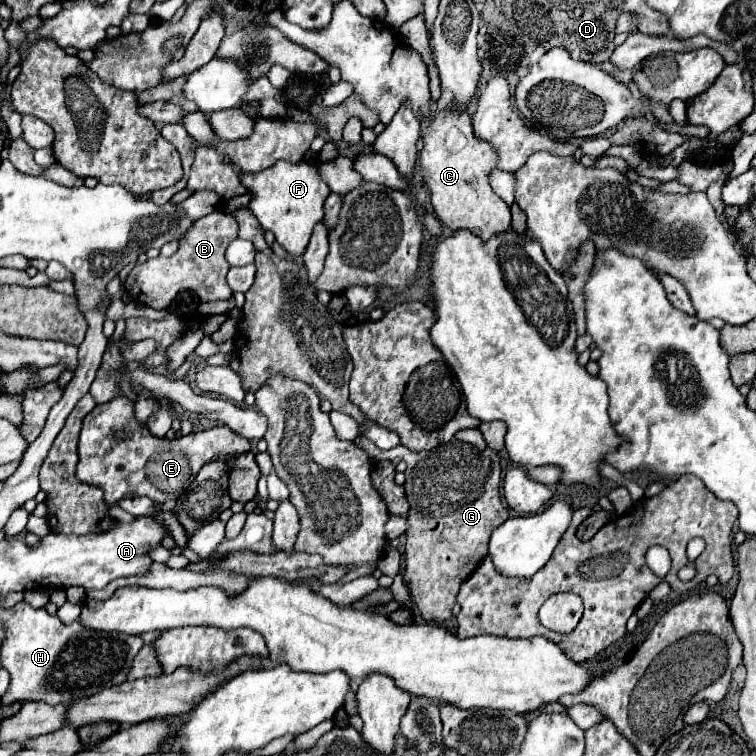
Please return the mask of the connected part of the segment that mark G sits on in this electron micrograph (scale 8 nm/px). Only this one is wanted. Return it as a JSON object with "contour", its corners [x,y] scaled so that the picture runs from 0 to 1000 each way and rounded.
{"contour":[[[484,578],[470,581],[468,586],[483,595],[493,612],[507,608],[533,607],[538,612],[536,620],[536,652],[544,668],[541,676],[541,702],[538,702],[538,721],[536,721],[536,774],[544,782],[546,795],[554,803],[554,811],[562,821],[591,821],[597,819],[597,808],[602,800],[604,782],[610,771],[639,745],[644,737],[644,718],[649,702],[673,687],[673,673],[663,663],[663,612],[655,597],[642,594],[634,597],[618,586],[607,586],[597,581],[589,589],[581,589],[570,597],[538,597],[538,591],[528,589],[522,594],[504,595]]]}

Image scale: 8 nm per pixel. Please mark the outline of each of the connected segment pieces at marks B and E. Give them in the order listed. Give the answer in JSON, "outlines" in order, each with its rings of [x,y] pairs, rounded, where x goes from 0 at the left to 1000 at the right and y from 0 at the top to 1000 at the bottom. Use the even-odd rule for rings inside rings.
{"outlines":[[[[282,279],[269,290],[261,290],[258,298],[245,308],[237,321],[237,329],[229,340],[205,340],[192,348],[181,348],[171,361],[171,388],[181,401],[189,401],[202,409],[221,409],[238,385],[255,382],[266,398],[303,396],[308,388],[300,377],[303,348],[298,345],[300,324],[313,313],[313,292],[295,282]]],[[[155,525],[144,533],[128,536],[112,554],[104,578],[104,615],[102,634],[118,642],[131,642],[139,649],[139,663],[152,668],[168,652],[192,655],[205,665],[231,663],[255,639],[263,620],[290,604],[327,599],[329,581],[311,575],[303,565],[282,565],[266,573],[250,573],[234,581],[213,581],[184,565],[176,549],[173,528]],[[157,570],[171,570],[173,581],[157,581]]]]}

